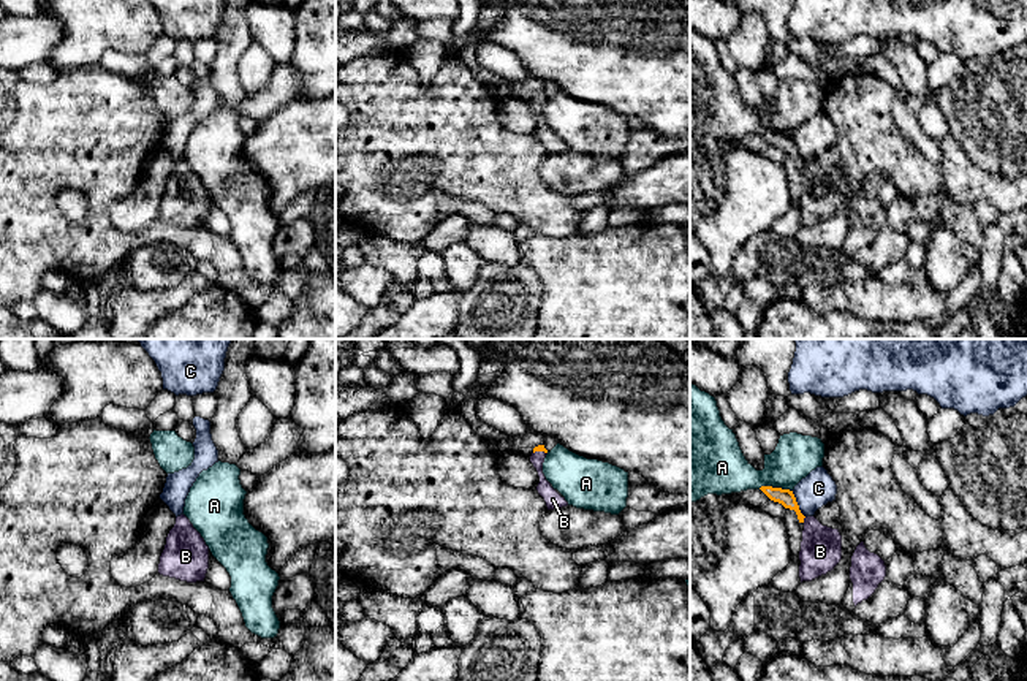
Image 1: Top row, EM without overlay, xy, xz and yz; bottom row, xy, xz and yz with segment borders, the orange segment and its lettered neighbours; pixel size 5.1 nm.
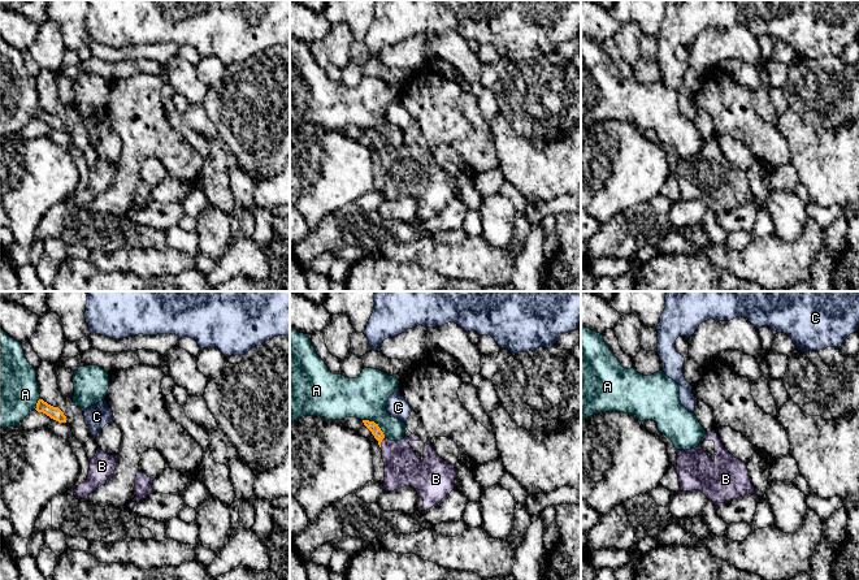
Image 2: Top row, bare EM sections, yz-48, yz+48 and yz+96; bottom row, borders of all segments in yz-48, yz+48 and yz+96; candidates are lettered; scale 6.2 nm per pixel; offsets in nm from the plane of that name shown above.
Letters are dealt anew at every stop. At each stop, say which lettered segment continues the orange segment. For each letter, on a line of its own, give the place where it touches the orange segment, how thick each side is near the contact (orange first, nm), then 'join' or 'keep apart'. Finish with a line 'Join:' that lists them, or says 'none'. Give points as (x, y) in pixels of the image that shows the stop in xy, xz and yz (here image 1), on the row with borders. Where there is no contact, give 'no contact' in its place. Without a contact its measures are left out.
A: yz (776, 488) | 80/220 nm | keep apart
B: yz (803, 520) | 80/200 nm | join
C: yz (796, 504) | 80/170 nm | keep apart
Join: B

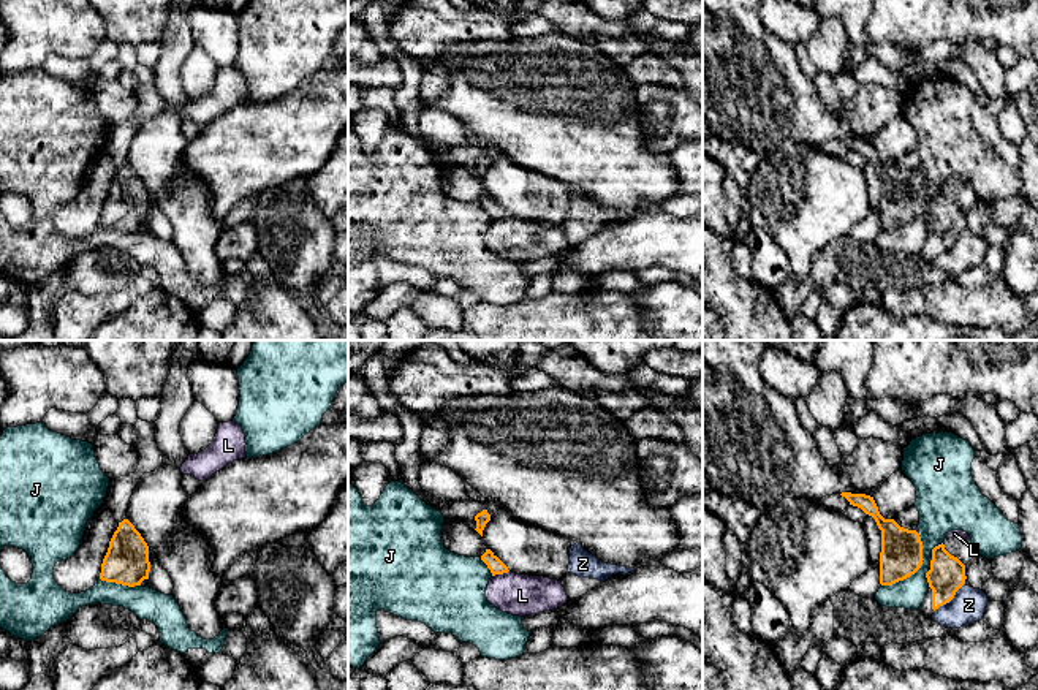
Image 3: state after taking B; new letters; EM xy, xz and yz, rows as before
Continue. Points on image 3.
J: yz (918, 568) | 220/160 nm | keep apart
L: xz (500, 573) | 80/220 nm | keep apart
Z: yz (950, 600) | 190/180 nm | keep apart
Join: none

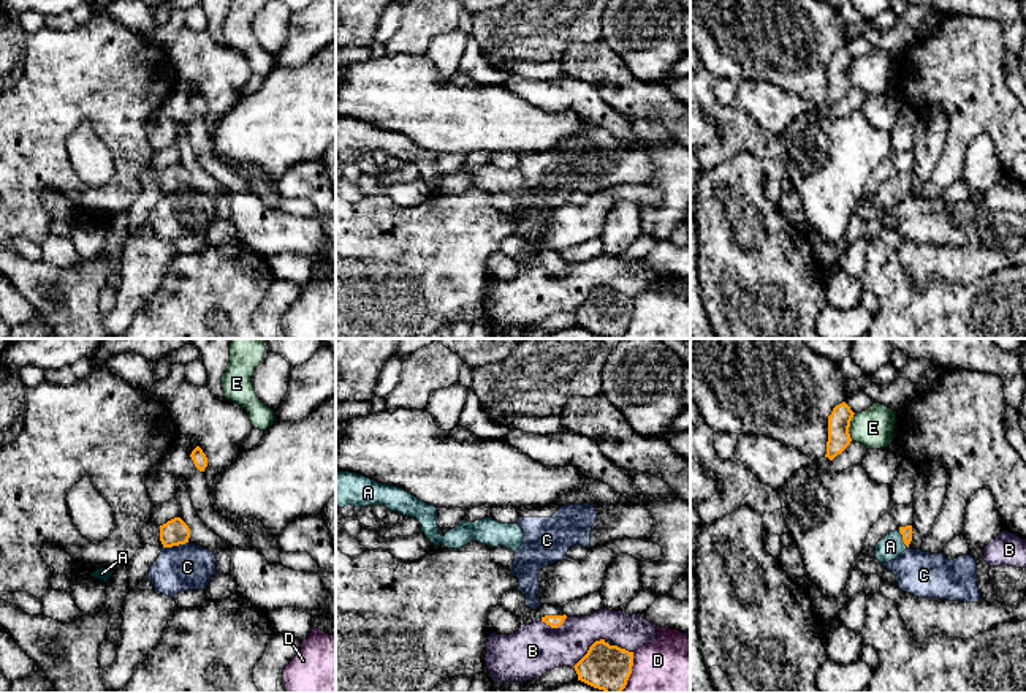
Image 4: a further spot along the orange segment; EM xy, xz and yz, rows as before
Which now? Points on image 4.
A: yz (903, 538) | 60/120 nm | join
B: xz (589, 649) | 220/240 nm | keep apart
C: xy (174, 545) | 140/240 nm | keep apart
D: xz (630, 673) | 220/500 nm | keep apart
E: yz (849, 426) | 110/190 nm | keep apart
Join: A

